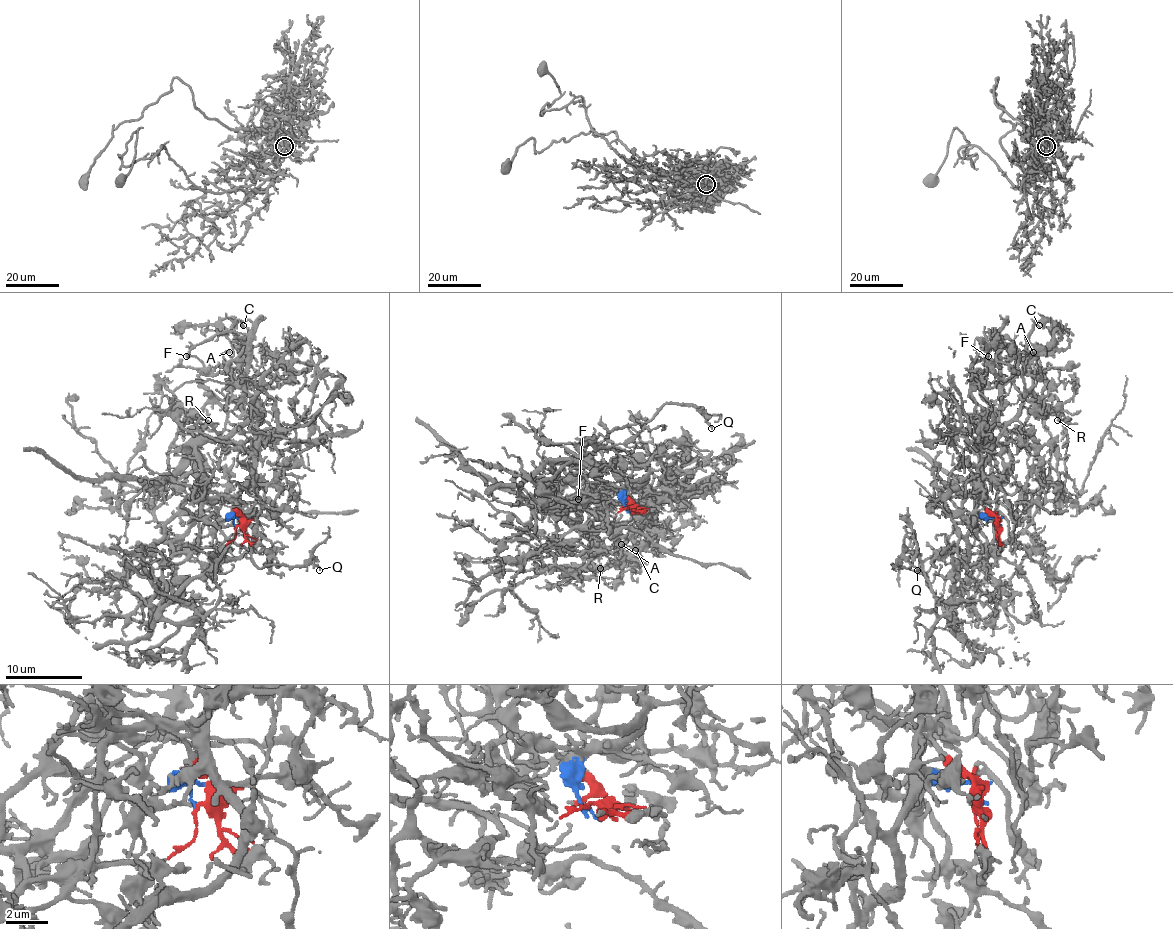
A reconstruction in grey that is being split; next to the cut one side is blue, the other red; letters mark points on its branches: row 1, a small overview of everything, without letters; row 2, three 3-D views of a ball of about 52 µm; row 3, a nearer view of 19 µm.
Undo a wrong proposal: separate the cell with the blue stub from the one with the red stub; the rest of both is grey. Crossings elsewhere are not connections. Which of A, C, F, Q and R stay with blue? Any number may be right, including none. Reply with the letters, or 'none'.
Q

